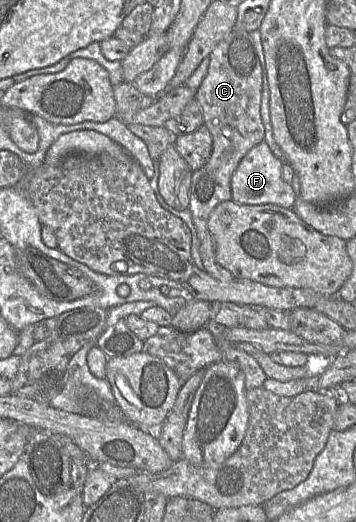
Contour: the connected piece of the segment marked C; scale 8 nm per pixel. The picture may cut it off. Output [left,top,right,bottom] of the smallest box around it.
[188,27,264,282]

